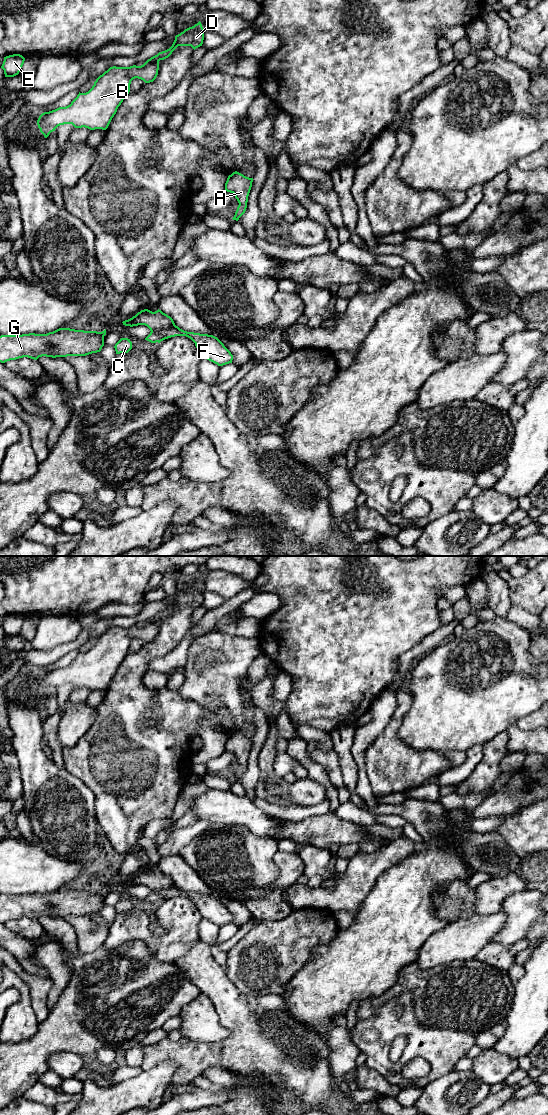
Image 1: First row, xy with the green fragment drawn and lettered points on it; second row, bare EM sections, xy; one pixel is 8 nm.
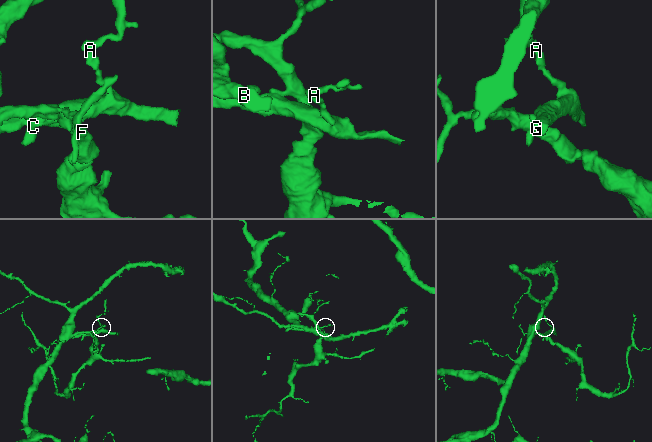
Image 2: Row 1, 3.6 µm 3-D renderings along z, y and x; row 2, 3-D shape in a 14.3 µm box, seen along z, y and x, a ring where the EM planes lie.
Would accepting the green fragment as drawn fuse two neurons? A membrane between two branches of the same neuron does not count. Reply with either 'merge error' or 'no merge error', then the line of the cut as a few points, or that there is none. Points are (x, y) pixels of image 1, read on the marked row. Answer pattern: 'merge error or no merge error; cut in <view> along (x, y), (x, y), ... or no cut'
merge error; cut in xy along (174, 324), (151, 331)

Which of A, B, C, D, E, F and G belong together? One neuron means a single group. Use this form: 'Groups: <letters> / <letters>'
Groups: A G / B C D E F

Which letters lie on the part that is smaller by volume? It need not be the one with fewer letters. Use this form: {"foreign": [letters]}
{"foreign": ["A", "G"]}

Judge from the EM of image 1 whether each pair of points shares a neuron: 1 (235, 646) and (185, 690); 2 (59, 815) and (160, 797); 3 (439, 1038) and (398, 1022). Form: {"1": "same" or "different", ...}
{"1": "same", "2": "different", "3": "same"}

